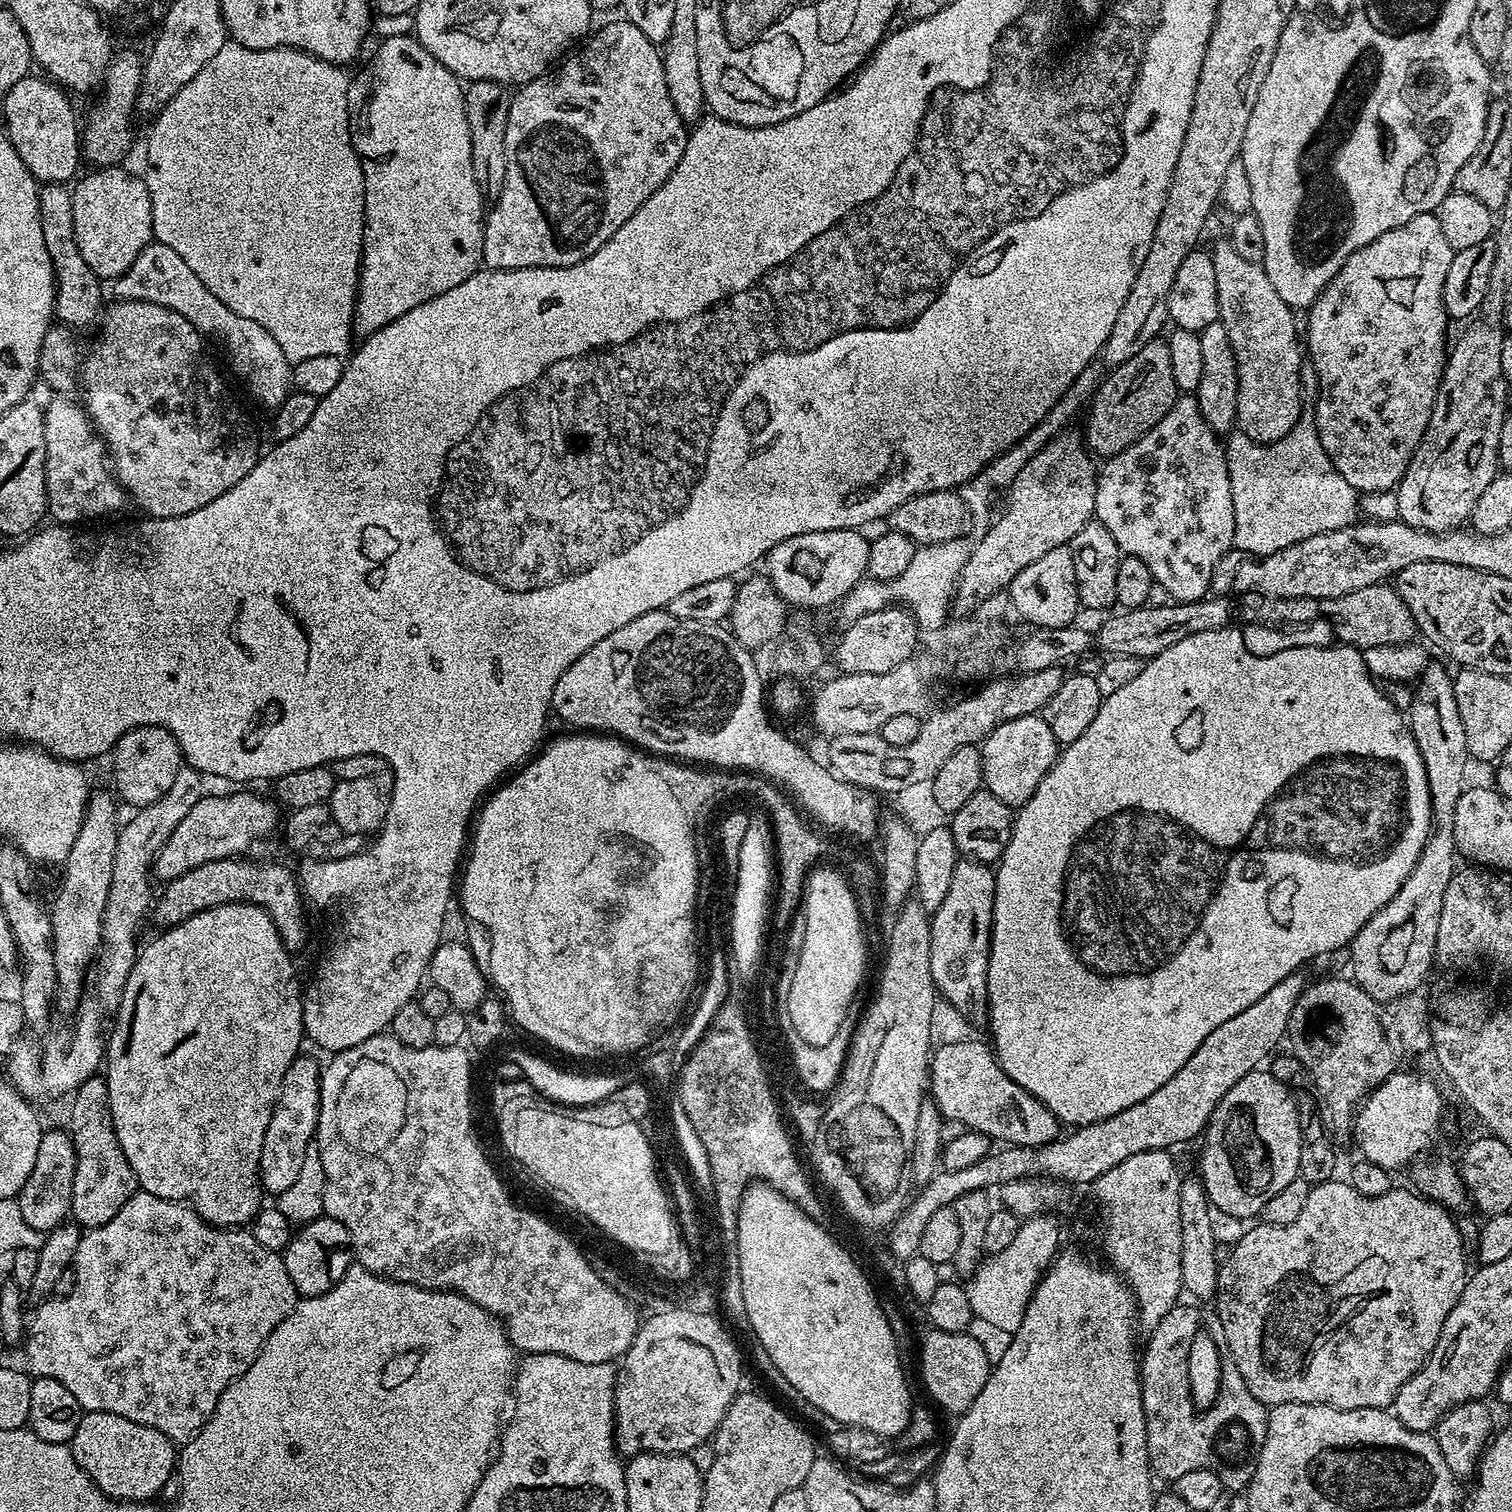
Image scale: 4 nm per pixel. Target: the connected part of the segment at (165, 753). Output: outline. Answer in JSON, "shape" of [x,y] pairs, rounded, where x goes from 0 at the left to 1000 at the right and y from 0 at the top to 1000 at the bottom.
{"shape":[[[87,481],[81,485],[74,501],[74,513],[77,515],[76,526],[81,531],[83,529],[83,531],[88,532],[87,534],[90,536],[97,534],[99,530],[104,530],[104,528],[112,522],[120,507],[118,491],[108,481]]]}

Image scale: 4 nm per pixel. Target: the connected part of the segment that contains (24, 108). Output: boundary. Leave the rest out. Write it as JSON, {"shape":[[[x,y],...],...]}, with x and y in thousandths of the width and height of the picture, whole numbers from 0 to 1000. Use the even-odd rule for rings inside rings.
{"shape":[[[23,49],[17,50],[15,54],[9,54],[9,57],[2,62],[3,82],[5,84],[4,89],[12,104],[15,104],[17,112],[20,112],[20,115],[27,122],[42,122],[47,120],[54,113],[54,85],[52,79],[50,82],[50,74],[44,66],[46,64],[43,59],[38,57],[34,52],[28,52],[26,53]]]}

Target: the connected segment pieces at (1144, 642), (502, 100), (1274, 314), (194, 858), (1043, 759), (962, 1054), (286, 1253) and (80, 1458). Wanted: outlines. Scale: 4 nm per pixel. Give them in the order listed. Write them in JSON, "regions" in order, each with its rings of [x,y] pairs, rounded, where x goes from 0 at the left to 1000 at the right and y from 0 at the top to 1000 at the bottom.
{"regions":[[[[800,393],[796,397],[790,397],[790,398],[769,398],[770,399],[760,399],[755,402],[744,402],[738,403],[733,410],[730,410],[728,413],[728,416],[724,416],[724,426],[728,432],[733,434],[753,434],[755,435],[761,435],[769,433],[769,430],[771,430],[774,427],[776,427],[776,425],[782,425],[782,422],[787,422],[787,419],[795,419],[798,417],[806,417],[806,415],[813,415],[815,412],[815,410],[817,407],[817,399],[815,397],[814,394],[805,394]]],[[[313,53],[307,58],[307,72],[308,83],[311,86],[311,107],[313,107],[313,120],[316,120],[317,129],[327,134],[332,128],[335,120],[335,81],[336,80],[336,67],[334,56],[326,53]]],[[[812,158],[807,159],[804,164],[801,165],[803,173],[803,185],[806,187],[806,205],[807,212],[811,216],[811,221],[813,224],[813,229],[816,231],[817,247],[819,247],[819,269],[817,269],[817,280],[819,285],[833,294],[842,294],[853,284],[861,274],[860,271],[860,245],[864,243],[864,235],[861,232],[861,225],[857,223],[857,212],[855,204],[853,204],[848,197],[845,197],[845,192],[840,189],[840,184],[837,184],[835,177],[829,173],[824,173],[824,171],[817,167],[816,163]]],[[[153,524],[151,526],[136,525],[128,533],[126,538],[118,544],[115,552],[110,554],[110,560],[107,560],[103,566],[103,581],[110,583],[140,569],[161,567],[166,564],[164,563],[167,558],[176,555],[182,548],[183,550],[186,542],[187,537],[183,530],[180,528],[177,529],[169,524]]],[[[690,473],[671,475],[671,478],[663,478],[647,493],[651,510],[651,521],[663,528],[667,534],[672,536],[683,527],[696,506],[698,505],[700,493]]],[[[630,688],[622,693],[621,691],[616,696],[615,727],[620,731],[622,737],[625,741],[638,743],[640,747],[649,749],[654,755],[662,754],[661,756],[664,758],[688,759],[690,757],[695,757],[702,749],[702,744],[698,737],[687,726],[673,718],[673,716],[669,714],[659,701],[658,695],[651,688],[651,690],[648,688]]],[[[215,804],[200,810],[189,823],[187,830],[189,843],[192,843],[192,848],[194,848],[196,855],[201,858],[216,856],[216,853],[218,853],[229,844],[234,836],[233,822],[229,811]]],[[[56,934],[46,957],[52,970],[74,992],[100,993],[118,971],[118,958],[112,950],[78,935]]]]}

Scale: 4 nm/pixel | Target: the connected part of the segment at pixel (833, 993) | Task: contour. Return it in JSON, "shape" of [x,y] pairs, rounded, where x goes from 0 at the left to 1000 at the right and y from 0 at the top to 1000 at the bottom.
{"shape":[[[540,573],[534,578],[532,585],[530,596],[532,607],[532,620],[530,628],[528,634],[528,642],[525,642],[525,649],[522,649],[522,657],[520,668],[522,671],[522,676],[525,681],[528,681],[528,687],[530,687],[536,692],[546,692],[556,685],[558,674],[561,672],[561,666],[571,648],[571,640],[574,638],[574,627],[571,625],[572,609],[566,598],[566,592],[561,585],[558,577],[550,573]]]}

